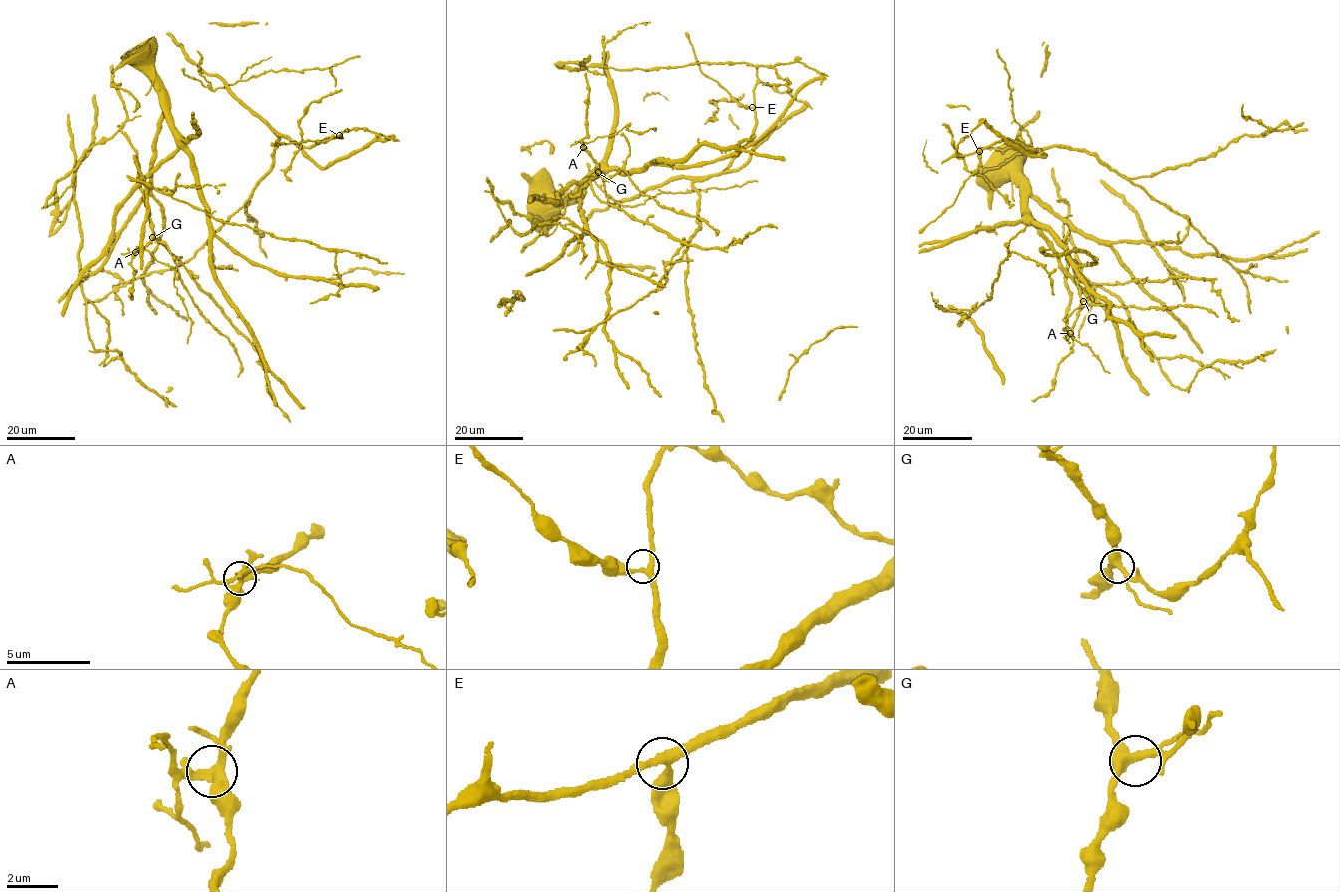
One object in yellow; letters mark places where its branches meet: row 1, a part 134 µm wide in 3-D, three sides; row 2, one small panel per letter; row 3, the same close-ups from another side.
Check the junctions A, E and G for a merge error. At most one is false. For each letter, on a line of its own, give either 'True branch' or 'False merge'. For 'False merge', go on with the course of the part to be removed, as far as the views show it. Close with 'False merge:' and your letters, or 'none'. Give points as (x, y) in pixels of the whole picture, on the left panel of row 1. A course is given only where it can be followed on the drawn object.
A: False merge. Course of the part to remove: (134, 252), (148, 251), (174, 271), (173, 284), (191, 321), (187, 343)
E: True branch
G: True branch
False merge: A

